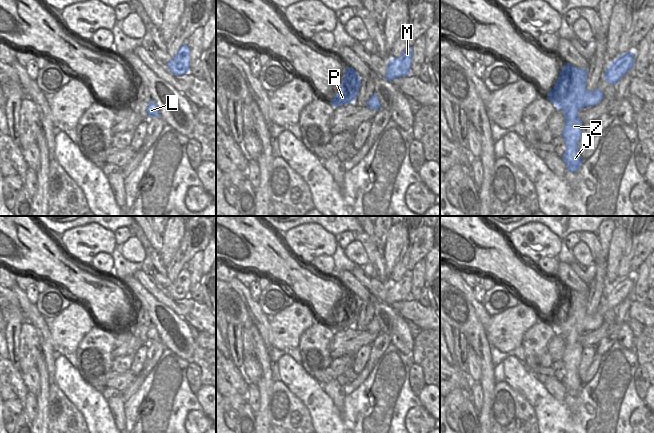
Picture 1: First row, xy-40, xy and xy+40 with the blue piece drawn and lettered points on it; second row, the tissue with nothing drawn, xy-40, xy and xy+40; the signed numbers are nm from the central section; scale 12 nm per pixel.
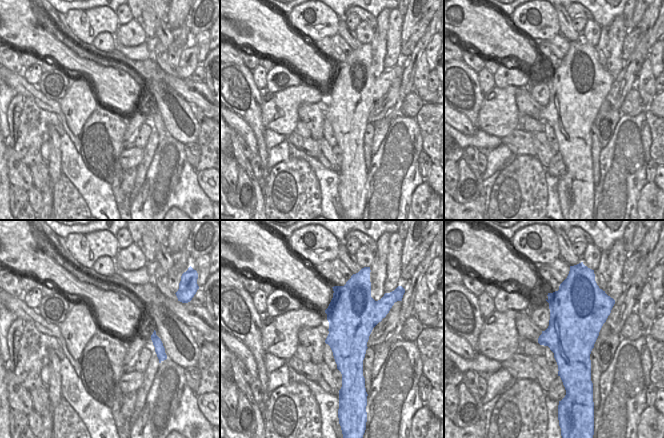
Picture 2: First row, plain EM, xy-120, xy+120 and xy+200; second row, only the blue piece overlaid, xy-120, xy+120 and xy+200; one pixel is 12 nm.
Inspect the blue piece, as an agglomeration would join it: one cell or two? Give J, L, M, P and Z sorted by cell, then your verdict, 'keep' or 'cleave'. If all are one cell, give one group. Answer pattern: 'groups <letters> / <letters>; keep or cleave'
groups J L M P Z; keep

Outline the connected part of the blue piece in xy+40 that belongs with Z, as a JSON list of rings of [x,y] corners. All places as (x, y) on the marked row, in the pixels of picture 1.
[[[567,63],[560,71],[553,89],[547,94],[550,102],[563,111],[565,125],[562,137],[565,140],[566,151],[561,156],[567,170],[575,173],[581,166],[583,159],[578,150],[582,135],[583,122],[578,112],[583,107],[595,106],[602,101],[603,92],[596,88],[588,91],[586,88],[587,69],[579,69]]]

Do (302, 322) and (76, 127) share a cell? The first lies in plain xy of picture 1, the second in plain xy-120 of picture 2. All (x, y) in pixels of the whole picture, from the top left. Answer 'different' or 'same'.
same

